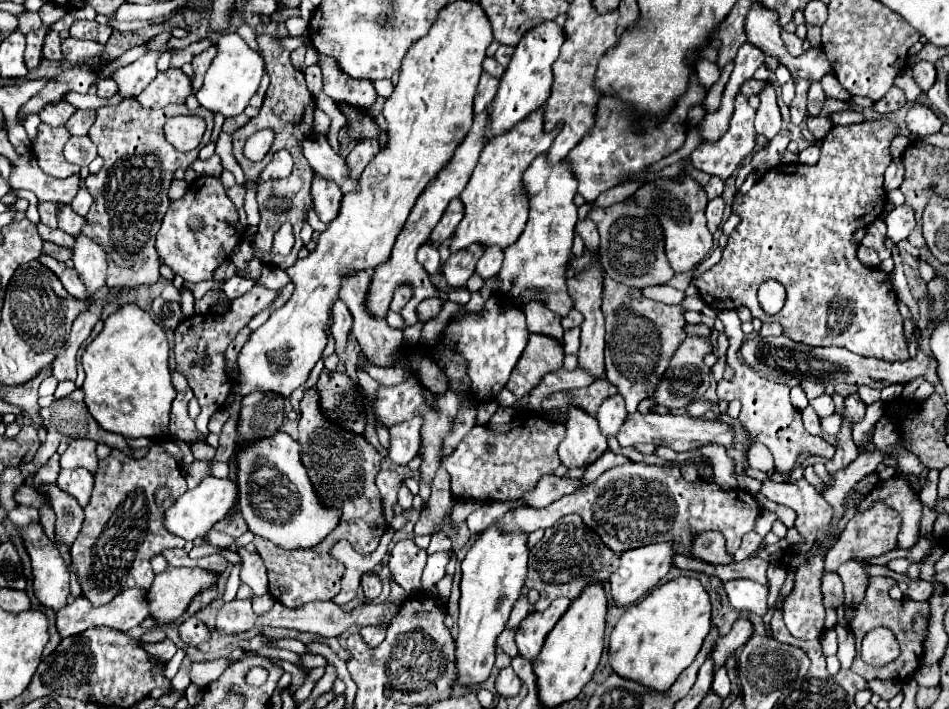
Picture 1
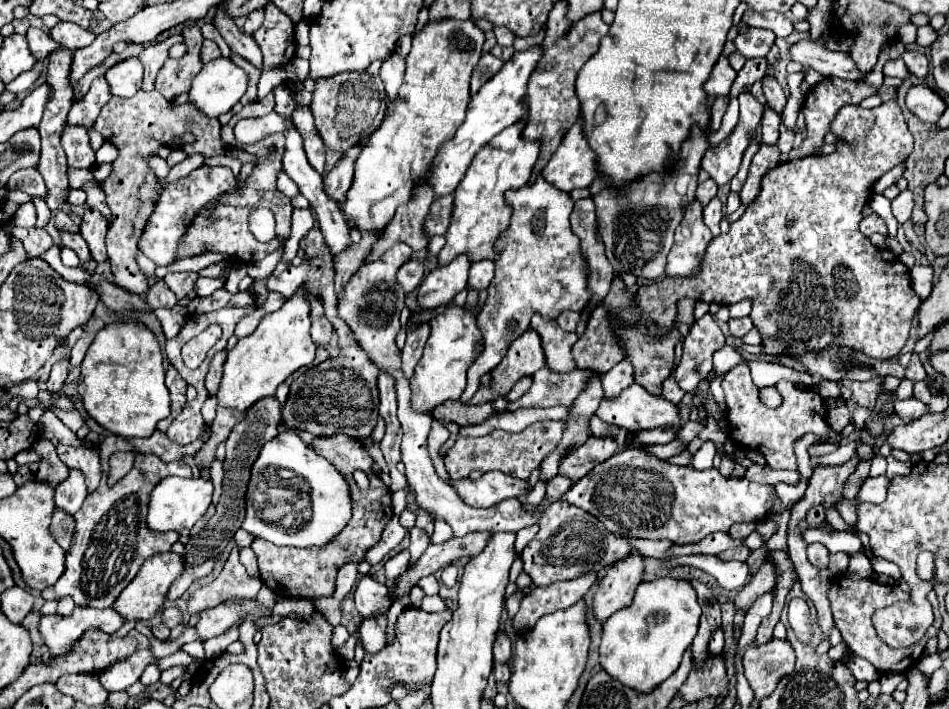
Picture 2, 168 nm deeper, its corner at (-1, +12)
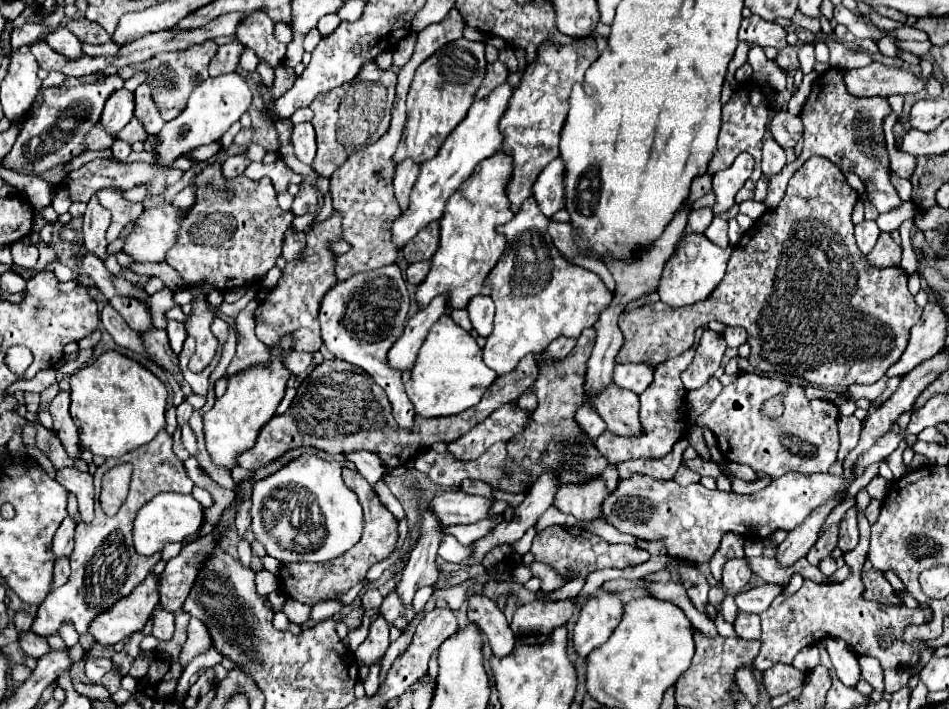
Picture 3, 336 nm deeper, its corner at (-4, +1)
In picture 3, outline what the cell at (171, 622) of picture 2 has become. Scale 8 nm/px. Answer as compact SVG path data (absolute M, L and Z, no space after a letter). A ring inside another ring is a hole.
M155 609L151 613L151 619L153 619L153 629L151 629L151 635L159 641L169 641L173 637L173 619L175 615L165 611L165 609Z

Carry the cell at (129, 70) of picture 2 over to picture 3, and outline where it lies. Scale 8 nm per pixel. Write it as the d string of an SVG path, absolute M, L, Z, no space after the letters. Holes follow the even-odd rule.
M121 89L119 93L113 93L107 99L107 105L103 109L103 117L101 117L101 127L115 137L133 117L133 93L129 93L127 89Z

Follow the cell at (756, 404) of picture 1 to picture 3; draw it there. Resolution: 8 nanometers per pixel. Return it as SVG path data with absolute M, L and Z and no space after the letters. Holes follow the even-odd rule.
M741 373L715 397L711 407L701 413L695 423L709 429L725 461L743 463L769 477L781 477L789 471L827 473L837 461L839 409L825 399L807 399L799 383L789 383L777 377L759 373ZM783 397L783 415L769 419L761 413L765 399Z

